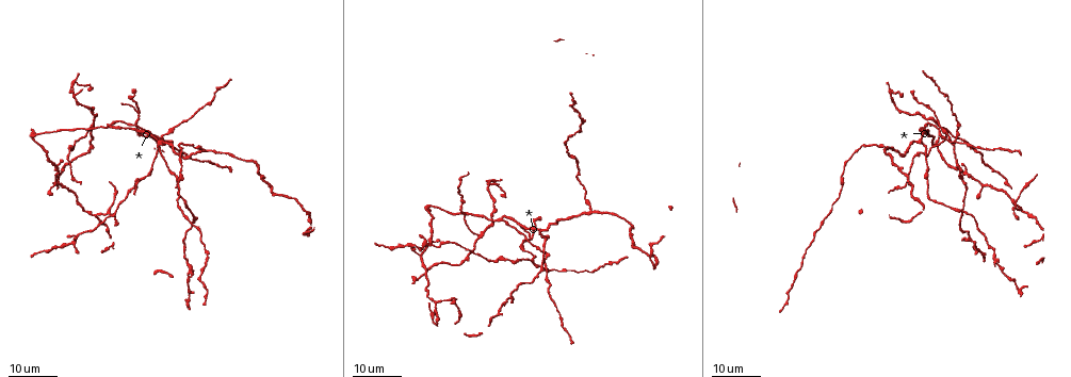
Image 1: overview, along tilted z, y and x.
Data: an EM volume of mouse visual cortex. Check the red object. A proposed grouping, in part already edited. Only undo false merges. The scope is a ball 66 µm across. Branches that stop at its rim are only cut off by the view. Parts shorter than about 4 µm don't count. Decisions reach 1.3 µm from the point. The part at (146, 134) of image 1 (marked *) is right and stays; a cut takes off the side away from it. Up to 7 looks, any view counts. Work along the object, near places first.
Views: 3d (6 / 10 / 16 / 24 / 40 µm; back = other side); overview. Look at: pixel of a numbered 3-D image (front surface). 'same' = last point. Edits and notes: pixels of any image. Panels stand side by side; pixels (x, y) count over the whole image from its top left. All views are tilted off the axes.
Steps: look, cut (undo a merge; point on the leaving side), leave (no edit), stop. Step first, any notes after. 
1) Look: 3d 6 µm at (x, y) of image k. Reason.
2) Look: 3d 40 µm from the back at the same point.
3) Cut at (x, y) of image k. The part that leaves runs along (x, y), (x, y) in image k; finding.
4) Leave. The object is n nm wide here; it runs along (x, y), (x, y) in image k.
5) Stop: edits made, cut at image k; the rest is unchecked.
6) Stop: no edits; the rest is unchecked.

Look: 3d 24 µm at (137, 125) of image 1. Looks like a crossing.

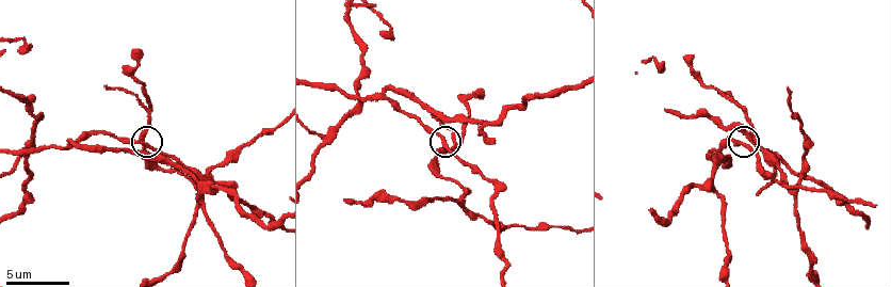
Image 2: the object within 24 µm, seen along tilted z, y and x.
Look: 3d 6 µm at (747, 143) of image 2. Zoom in.

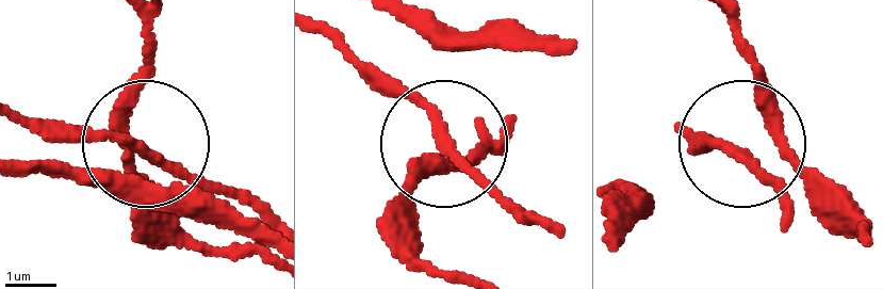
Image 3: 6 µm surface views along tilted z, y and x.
Leave. 4 arms meet here; it runs along (684, 133), (736, 147), (790, 202) in image 3; continuous, no second neuron.

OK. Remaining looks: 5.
Look: 3d 10 µm at (715, 189) of image 2. A fork.

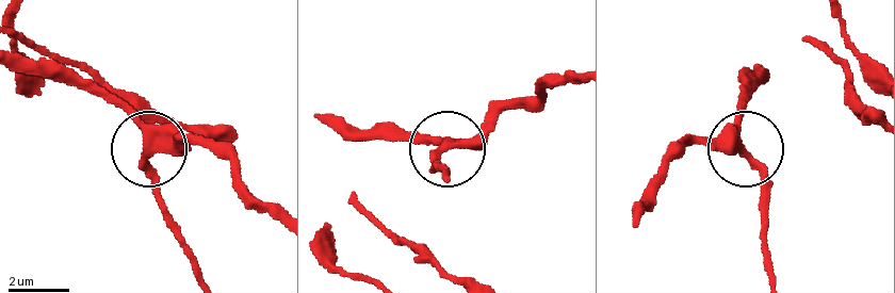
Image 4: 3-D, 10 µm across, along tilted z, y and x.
Leave. It runs along (72, 86), (99, 88), (142, 131), (162, 214) in image 4; one neuron here.

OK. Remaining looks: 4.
Look: 3d 16 µm at (323, 135) of image 2. A fork.

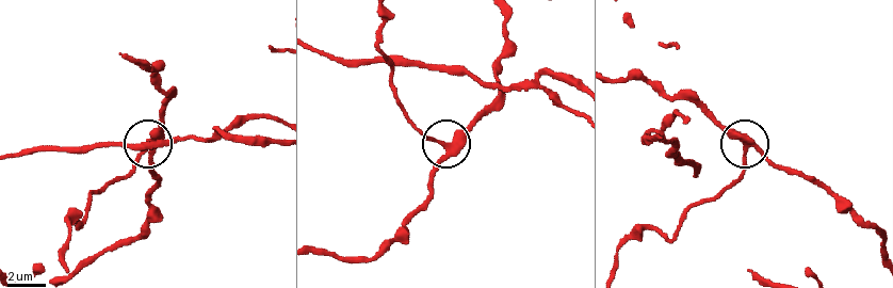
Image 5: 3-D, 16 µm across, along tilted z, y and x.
Look: 3d 6 µm at (745, 148) of image 5. Zoom in.

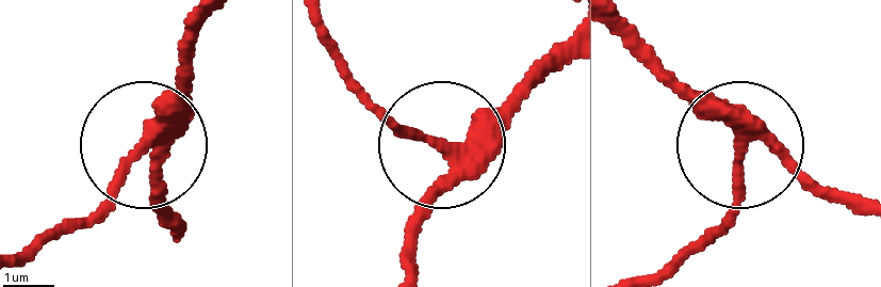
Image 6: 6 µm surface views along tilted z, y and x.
Leave. 3 arms meet here; all the same neuron.

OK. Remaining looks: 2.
Stop: no edits; the rest is unchecked.

